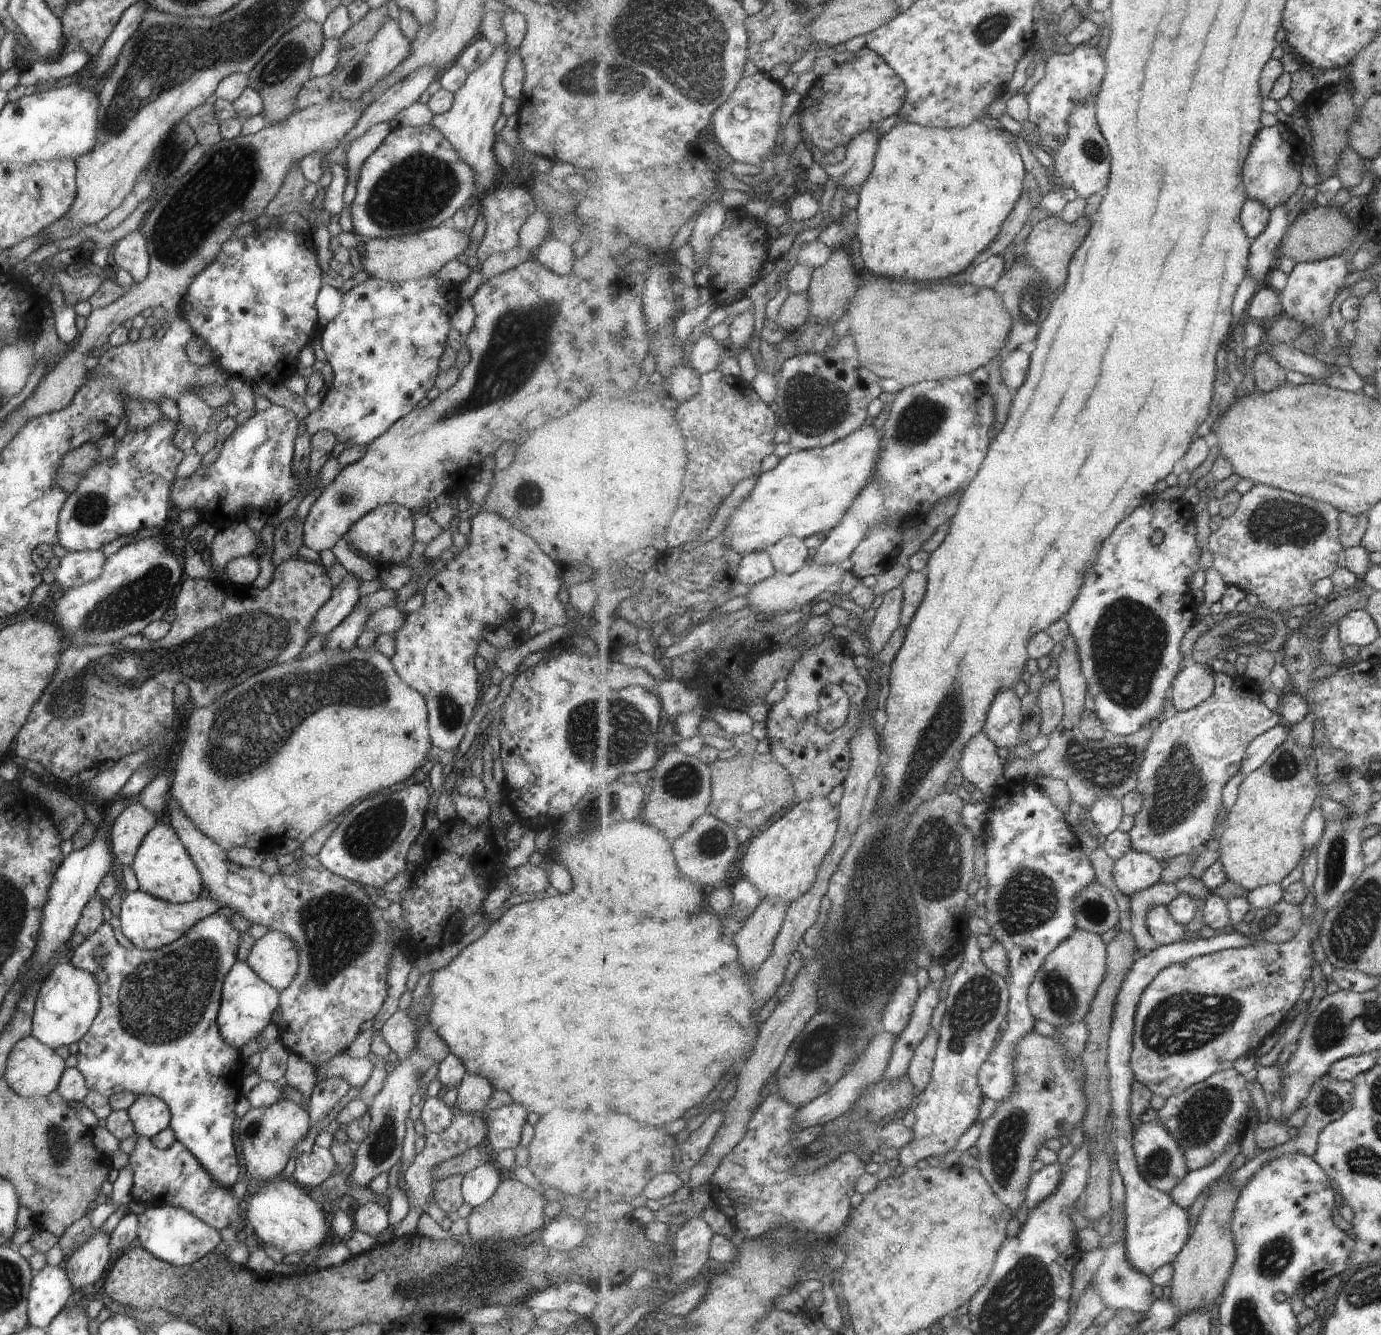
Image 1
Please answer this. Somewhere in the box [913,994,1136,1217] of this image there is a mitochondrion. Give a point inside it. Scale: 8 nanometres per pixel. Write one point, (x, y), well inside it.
(1005, 1146)

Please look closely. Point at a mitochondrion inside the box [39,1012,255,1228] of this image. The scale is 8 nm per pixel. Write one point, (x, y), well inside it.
(58, 1145)

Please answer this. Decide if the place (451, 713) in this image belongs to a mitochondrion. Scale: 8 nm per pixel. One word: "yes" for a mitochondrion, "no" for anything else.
yes

